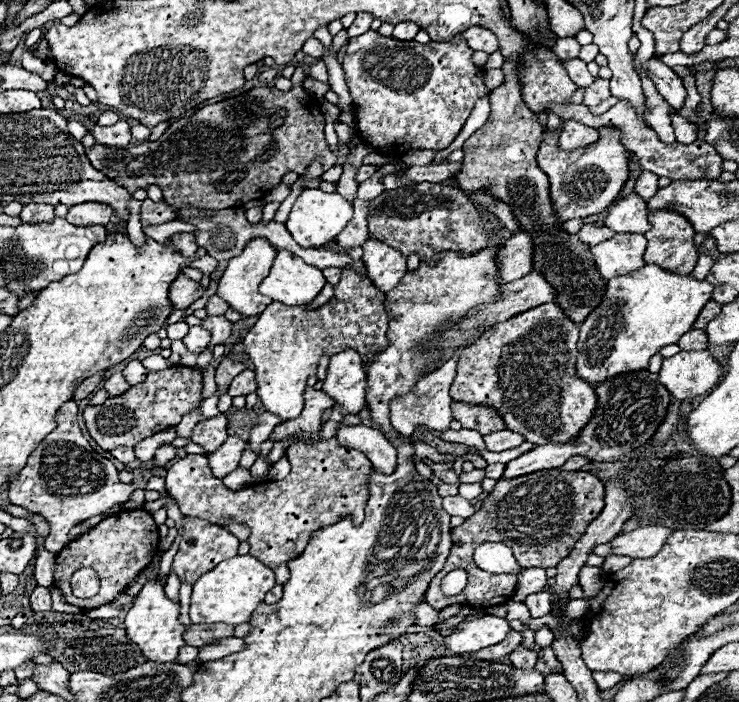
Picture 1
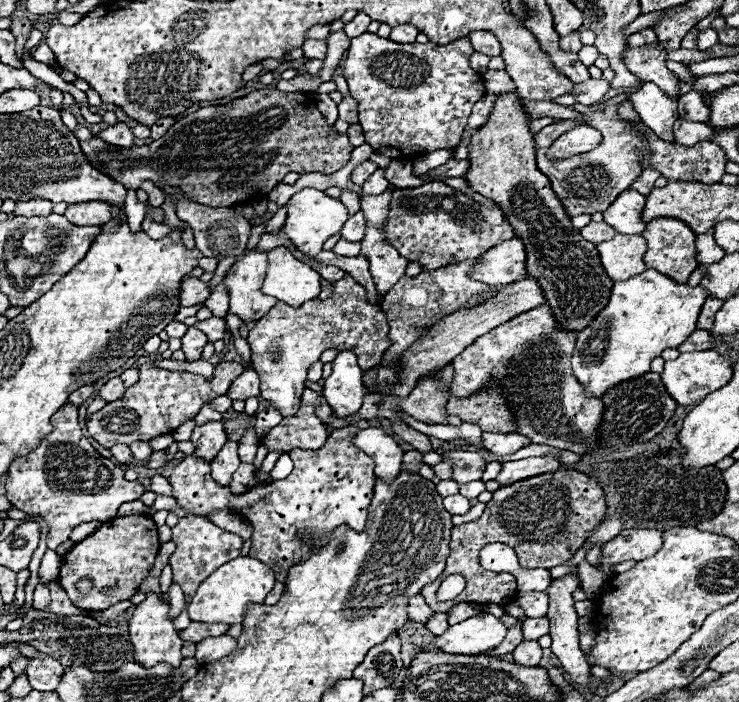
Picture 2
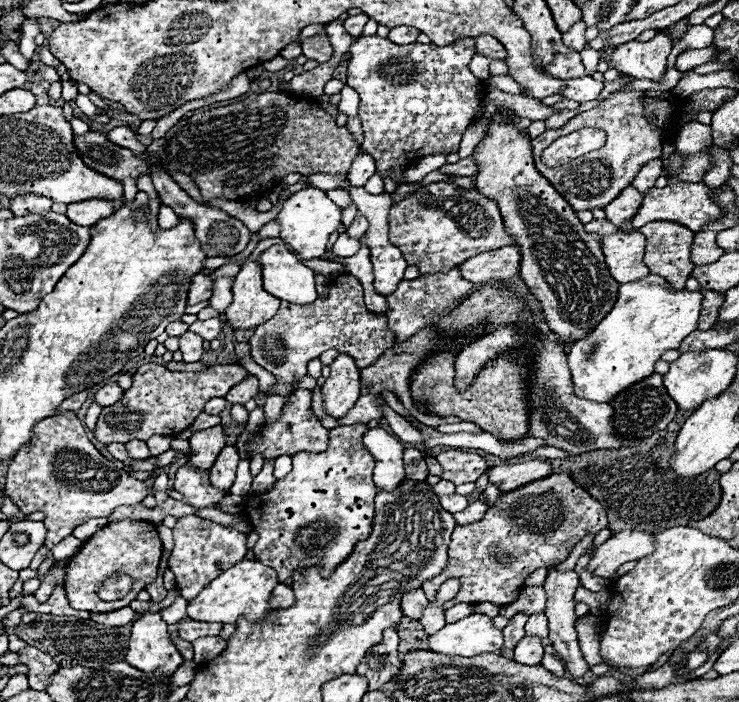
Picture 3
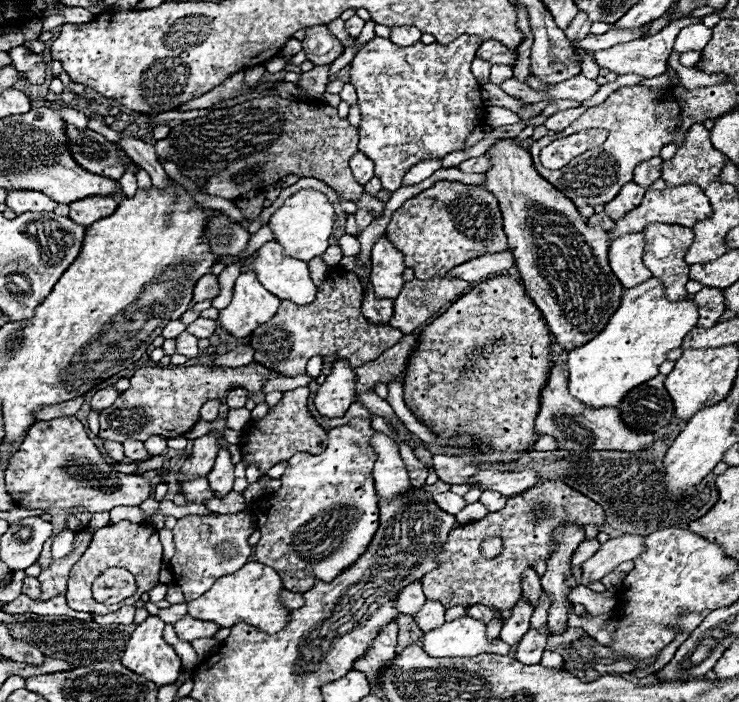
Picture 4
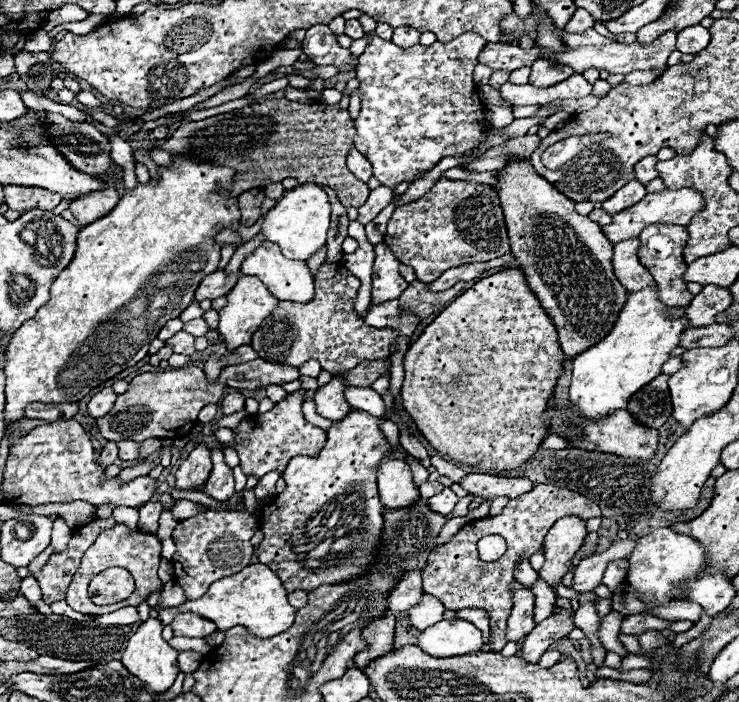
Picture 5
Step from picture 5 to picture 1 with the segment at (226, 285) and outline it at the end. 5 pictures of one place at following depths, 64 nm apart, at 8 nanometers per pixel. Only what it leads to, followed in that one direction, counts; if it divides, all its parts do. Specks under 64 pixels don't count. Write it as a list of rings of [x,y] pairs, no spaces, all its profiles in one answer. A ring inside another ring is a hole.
[[[180,274],[176,278],[176,282],[172,284],[172,290],[170,290],[170,298],[172,298],[172,304],[176,310],[184,310],[188,308],[192,302],[196,302],[198,298],[204,296],[204,288],[200,282],[194,282],[190,280],[188,276]]]

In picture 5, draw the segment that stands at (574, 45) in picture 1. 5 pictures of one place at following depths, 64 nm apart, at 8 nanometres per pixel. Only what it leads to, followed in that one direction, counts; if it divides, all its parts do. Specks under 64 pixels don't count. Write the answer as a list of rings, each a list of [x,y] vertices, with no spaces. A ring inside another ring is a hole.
[[[578,8],[578,10],[572,14],[570,22],[564,26],[564,30],[568,30],[568,32],[580,32],[580,30],[588,30],[588,28],[592,28],[592,26],[594,26],[594,22],[596,22],[596,20],[590,16],[590,12],[588,12],[588,10]]]

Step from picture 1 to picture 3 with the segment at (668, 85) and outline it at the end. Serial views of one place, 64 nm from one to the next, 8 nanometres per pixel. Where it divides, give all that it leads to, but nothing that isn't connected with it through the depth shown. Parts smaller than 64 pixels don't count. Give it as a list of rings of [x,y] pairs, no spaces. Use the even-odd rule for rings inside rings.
[[[660,30],[648,42],[632,40],[628,44],[620,44],[610,54],[600,52],[600,58],[606,60],[608,66],[618,70],[620,74],[658,82],[666,72],[666,58],[670,50],[672,50],[672,36],[666,30]]]

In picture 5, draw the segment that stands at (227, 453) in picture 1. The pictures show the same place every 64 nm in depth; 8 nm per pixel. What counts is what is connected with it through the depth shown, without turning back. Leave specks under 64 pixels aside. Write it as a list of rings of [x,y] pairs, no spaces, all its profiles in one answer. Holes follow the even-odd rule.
[[[214,450],[210,456],[212,456],[214,468],[212,468],[212,472],[204,484],[204,494],[208,494],[210,498],[214,498],[218,502],[226,502],[232,494],[236,494],[232,468],[228,468],[224,464],[224,456],[220,450]]]

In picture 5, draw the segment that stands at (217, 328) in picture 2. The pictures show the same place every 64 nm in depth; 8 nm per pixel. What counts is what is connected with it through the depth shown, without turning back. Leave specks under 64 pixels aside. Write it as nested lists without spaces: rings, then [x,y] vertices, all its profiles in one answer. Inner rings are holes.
[[[196,318],[196,320],[190,320],[184,324],[184,330],[188,334],[194,334],[194,336],[204,336],[208,332],[208,326],[204,322],[204,318]]]

